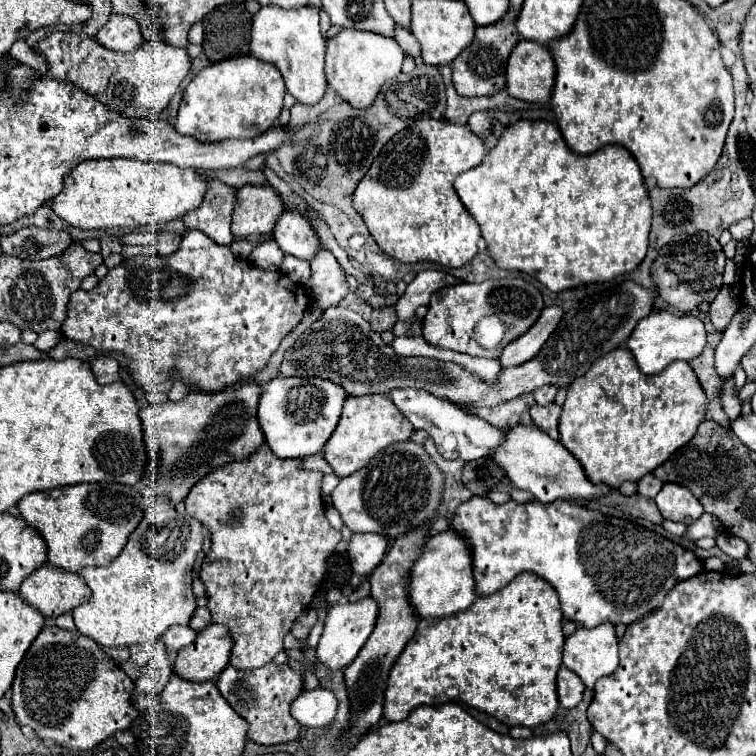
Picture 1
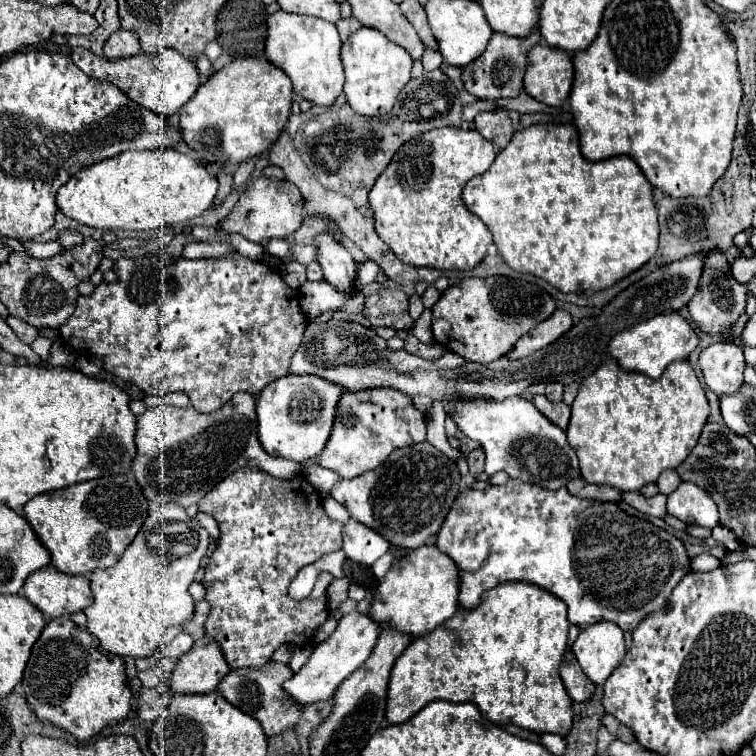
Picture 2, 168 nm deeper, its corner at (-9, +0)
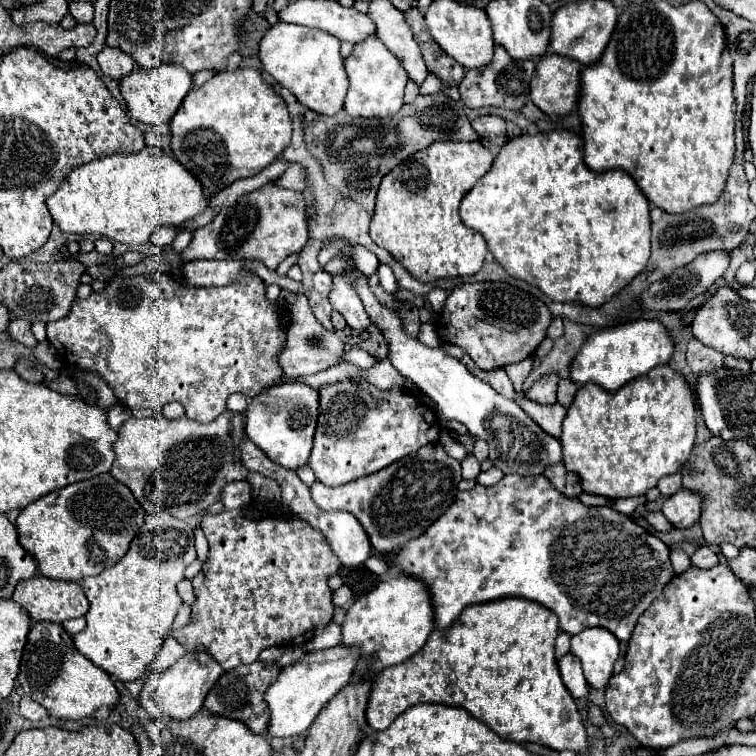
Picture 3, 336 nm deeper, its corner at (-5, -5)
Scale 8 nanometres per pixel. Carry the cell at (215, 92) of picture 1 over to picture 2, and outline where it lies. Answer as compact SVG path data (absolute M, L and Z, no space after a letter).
M238 58L214 72L194 94L194 98L180 108L180 130L190 150L194 150L202 162L220 166L240 166L246 160L262 156L280 138L292 108L292 82L290 78L270 64L266 58Z

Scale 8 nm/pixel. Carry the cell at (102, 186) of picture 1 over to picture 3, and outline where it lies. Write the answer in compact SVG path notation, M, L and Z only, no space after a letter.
M144 147L134 155L110 155L74 169L46 201L64 233L98 233L106 239L142 245L160 225L180 225L208 209L200 181L172 155Z

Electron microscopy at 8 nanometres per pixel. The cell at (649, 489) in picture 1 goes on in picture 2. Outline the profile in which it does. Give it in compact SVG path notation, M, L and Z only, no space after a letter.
M664 470L662 472L662 476L658 478L658 490L660 490L660 494L670 494L670 492L674 492L676 488L678 488L678 484L680 484L682 480L680 480L680 476L678 476L678 472L676 470Z

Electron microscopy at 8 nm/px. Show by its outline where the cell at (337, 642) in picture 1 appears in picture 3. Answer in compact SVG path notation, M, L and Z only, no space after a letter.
M338 643L336 647L320 649L304 653L294 665L284 667L276 679L264 693L264 699L270 707L270 727L268 733L272 737L290 737L304 735L312 721L318 717L320 709L344 687L350 683L354 665L358 663L358 649L350 649L350 645Z

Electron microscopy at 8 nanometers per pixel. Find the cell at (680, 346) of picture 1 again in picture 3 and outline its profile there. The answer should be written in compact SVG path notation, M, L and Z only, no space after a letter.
M636 319L622 323L614 329L600 329L594 333L578 355L572 361L572 379L580 385L584 383L598 383L604 389L616 391L624 383L646 375L650 369L658 365L666 365L674 355L674 339L668 329L660 321Z

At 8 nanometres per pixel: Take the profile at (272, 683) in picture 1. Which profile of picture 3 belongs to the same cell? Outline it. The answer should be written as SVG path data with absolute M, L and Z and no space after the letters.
M256 661L252 665L240 665L236 669L230 669L218 679L218 683L208 693L204 701L204 709L230 719L238 719L246 723L248 729L254 733L266 733L270 725L270 711L264 701L264 693L268 685L276 681L278 673L280 673L280 667L276 663L266 663L266 661Z

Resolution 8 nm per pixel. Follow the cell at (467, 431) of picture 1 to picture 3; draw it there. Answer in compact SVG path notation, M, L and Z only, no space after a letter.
M443 429L440 434L440 443L444 445L444 449L446 449L446 453L454 459L464 459L466 457L466 451L464 451L464 447L455 441L450 435L448 435L448 430Z

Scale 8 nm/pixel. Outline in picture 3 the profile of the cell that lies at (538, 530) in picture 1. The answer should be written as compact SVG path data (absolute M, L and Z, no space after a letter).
M516 473L504 475L492 487L476 485L470 491L460 491L458 497L454 499L454 505L438 521L434 521L434 525L430 525L430 529L426 529L426 533L422 533L422 537L406 543L398 551L398 555L392 559L392 563L398 565L406 575L414 575L414 577L420 577L422 581L426 581L426 585L430 587L430 593L432 593L432 601L434 601L436 627L442 627L442 629L450 627L468 605L496 601L502 597L524 597L524 599L536 601L536 603L548 607L550 611L554 611L560 617L560 629L570 635L576 635L586 627L604 627L604 629L612 631L620 641L630 639L638 617L652 605L652 601L662 593L662 589L676 575L672 569L672 563L670 563L670 549L666 547L666 543L660 541L658 537L654 537L652 533L648 533L644 527L640 527L628 515L622 515L610 507L588 507L578 497L566 497L566 495L558 493L546 477L540 477L540 475L538 477L520 477Z

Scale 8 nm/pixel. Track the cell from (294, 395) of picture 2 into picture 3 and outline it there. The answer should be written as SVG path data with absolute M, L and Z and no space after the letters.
M288 381L264 389L250 401L244 413L246 437L254 441L254 445L258 445L266 453L266 457L270 457L270 461L286 469L298 469L308 463L316 423L318 423L318 389L308 387L300 381Z

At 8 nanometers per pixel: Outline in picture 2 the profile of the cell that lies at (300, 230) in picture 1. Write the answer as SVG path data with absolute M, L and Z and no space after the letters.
M320 234L316 238L316 248L326 282L330 282L336 290L350 294L356 282L356 262L348 250L330 234Z

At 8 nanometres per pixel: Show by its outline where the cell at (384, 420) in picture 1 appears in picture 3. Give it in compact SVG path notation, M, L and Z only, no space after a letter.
M342 381L320 387L320 415L308 465L320 483L338 487L376 473L420 447L438 441L440 421L414 395L402 389L376 389L366 381Z

